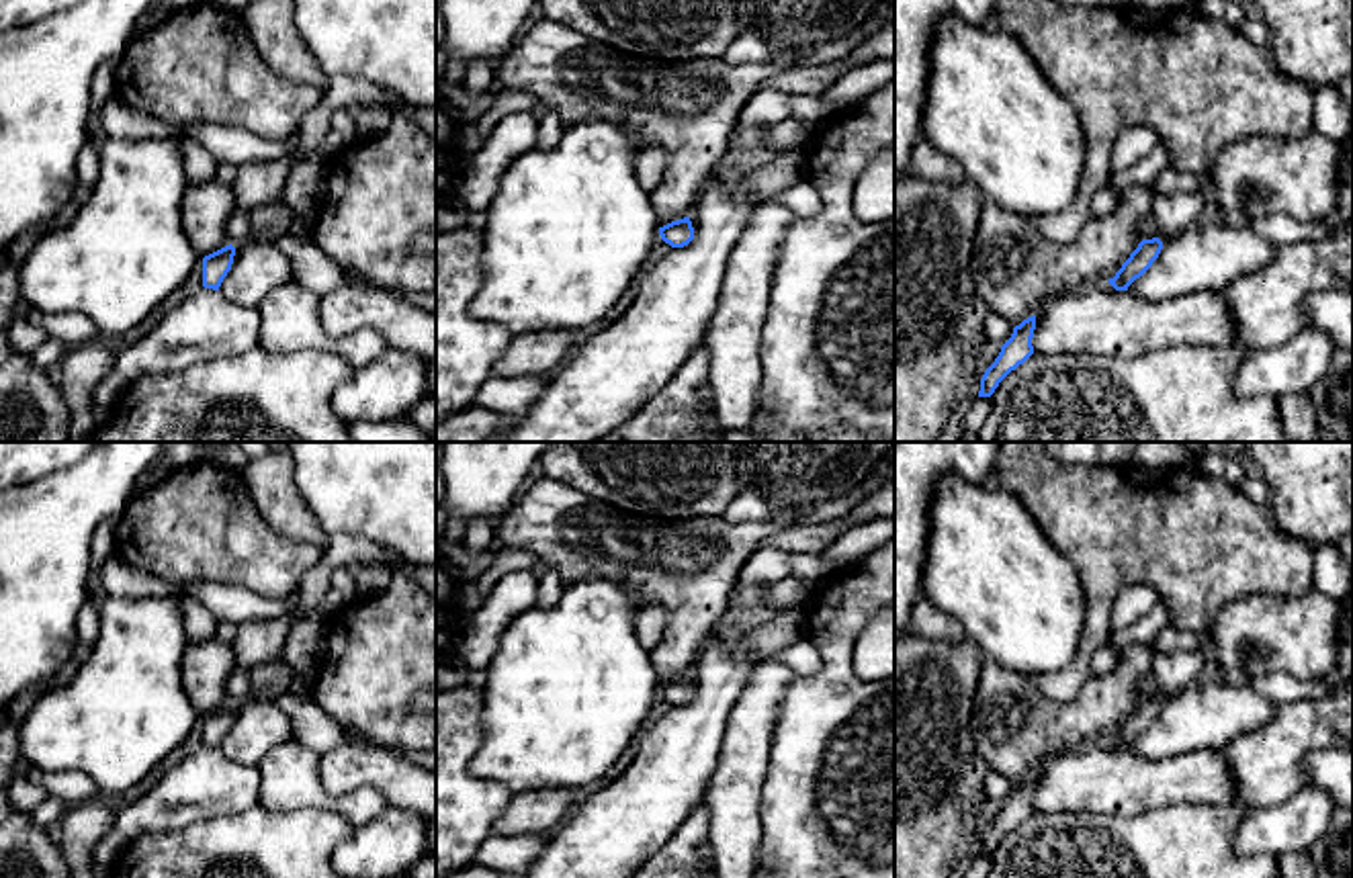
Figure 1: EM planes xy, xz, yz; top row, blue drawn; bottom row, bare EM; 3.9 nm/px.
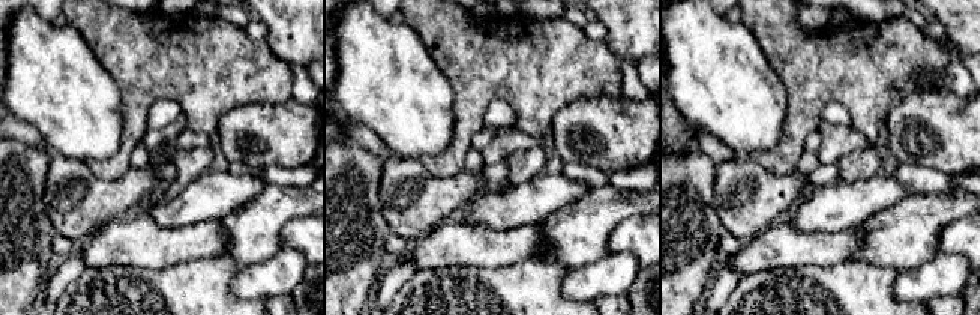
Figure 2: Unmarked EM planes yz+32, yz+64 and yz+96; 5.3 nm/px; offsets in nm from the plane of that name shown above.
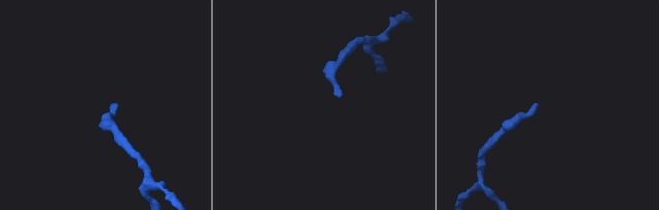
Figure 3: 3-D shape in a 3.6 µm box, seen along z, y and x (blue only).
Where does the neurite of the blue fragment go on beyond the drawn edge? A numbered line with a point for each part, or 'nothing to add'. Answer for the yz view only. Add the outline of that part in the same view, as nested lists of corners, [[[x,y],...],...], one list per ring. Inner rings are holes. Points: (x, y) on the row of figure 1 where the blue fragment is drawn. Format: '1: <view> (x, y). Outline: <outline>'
1: yz (1173, 213). Outline: [[[1199,190],[1156,194],[1150,217],[1159,225],[1159,239],[1167,242],[1183,229],[1199,223],[1204,196]]]

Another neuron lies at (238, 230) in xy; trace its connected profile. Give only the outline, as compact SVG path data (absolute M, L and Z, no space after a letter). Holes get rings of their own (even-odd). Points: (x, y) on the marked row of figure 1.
M233 211L225 223L227 239L233 248L244 246L252 239L250 217L248 213Z

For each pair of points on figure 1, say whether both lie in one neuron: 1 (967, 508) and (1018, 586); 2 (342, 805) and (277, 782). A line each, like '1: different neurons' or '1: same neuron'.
1: same neuron
2: same neuron

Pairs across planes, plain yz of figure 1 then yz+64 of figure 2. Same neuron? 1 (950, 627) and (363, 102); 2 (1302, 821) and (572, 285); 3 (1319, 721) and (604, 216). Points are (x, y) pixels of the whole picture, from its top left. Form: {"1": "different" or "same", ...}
{"1": "different", "2": "same", "3": "same"}

